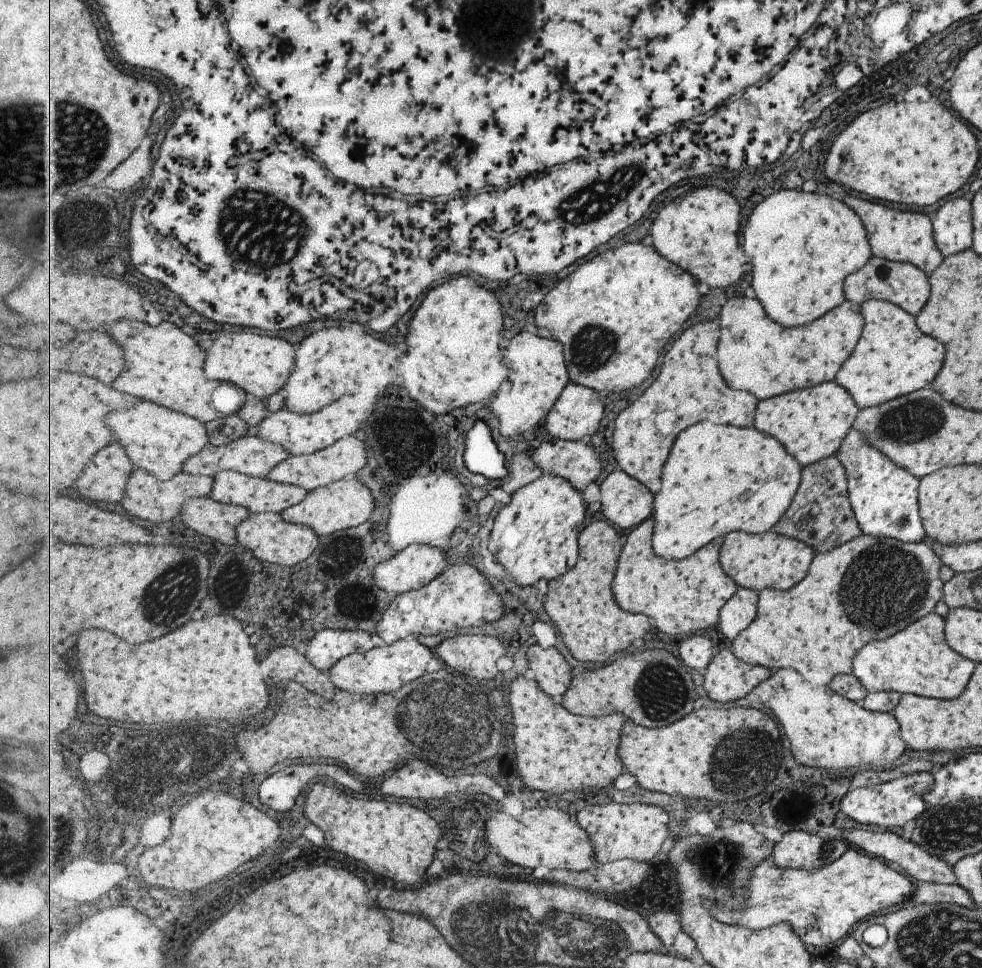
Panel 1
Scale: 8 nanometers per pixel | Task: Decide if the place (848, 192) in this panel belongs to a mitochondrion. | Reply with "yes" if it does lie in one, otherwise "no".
no

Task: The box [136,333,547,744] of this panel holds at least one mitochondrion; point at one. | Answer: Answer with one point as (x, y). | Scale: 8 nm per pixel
(178, 583)

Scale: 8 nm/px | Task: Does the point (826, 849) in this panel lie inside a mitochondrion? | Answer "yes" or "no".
yes

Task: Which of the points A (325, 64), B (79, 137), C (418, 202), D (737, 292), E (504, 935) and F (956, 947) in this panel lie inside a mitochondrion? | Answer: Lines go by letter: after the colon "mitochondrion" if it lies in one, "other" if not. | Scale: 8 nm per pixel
A: other
B: mitochondrion
C: other
D: other
E: mitochondrion
F: mitochondrion

